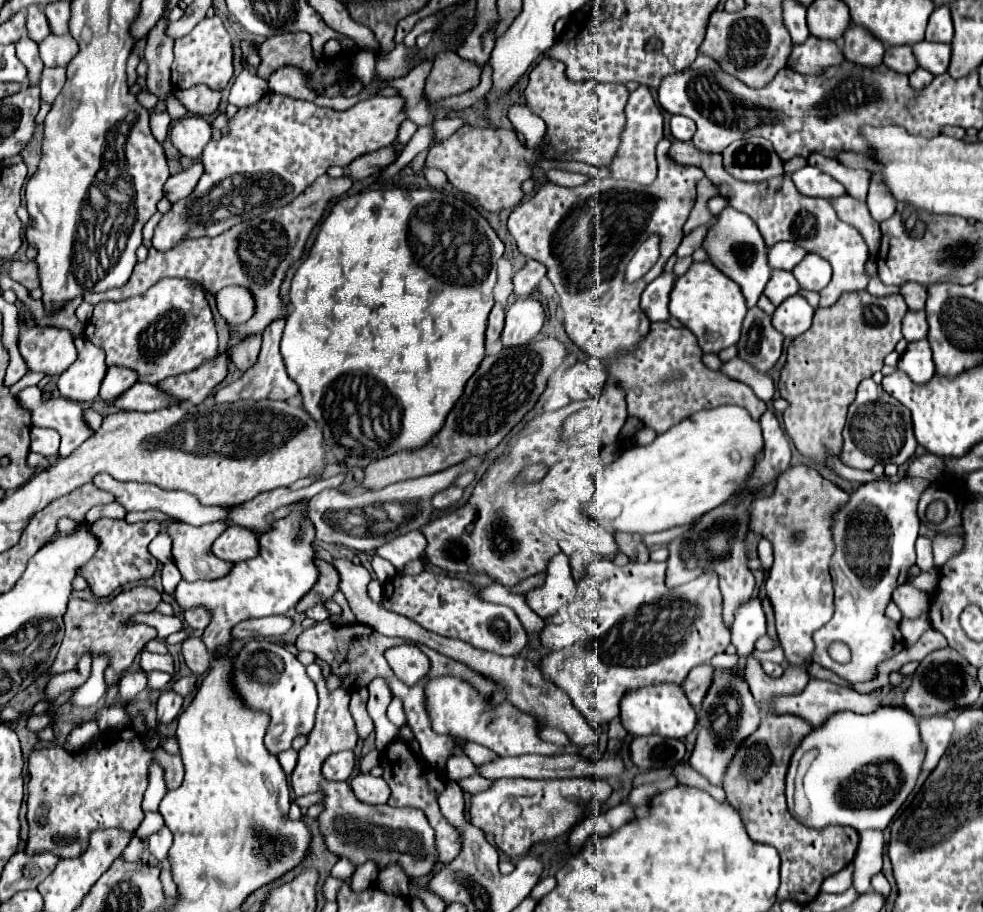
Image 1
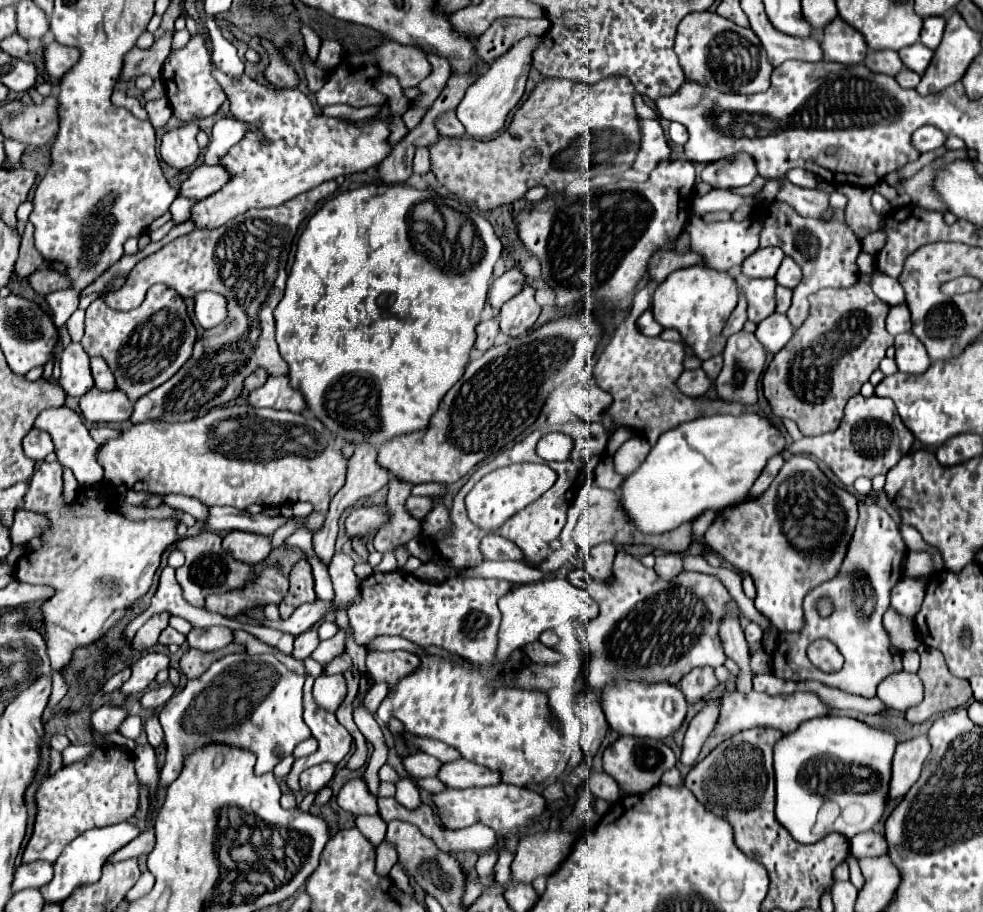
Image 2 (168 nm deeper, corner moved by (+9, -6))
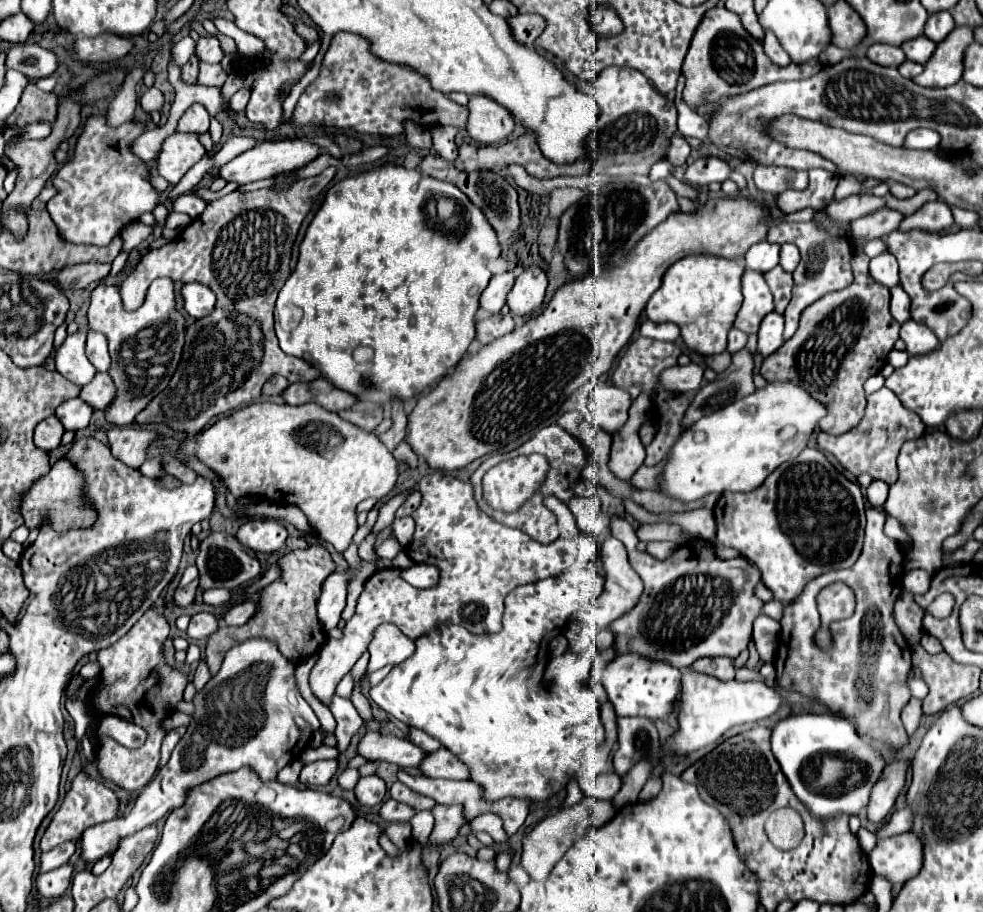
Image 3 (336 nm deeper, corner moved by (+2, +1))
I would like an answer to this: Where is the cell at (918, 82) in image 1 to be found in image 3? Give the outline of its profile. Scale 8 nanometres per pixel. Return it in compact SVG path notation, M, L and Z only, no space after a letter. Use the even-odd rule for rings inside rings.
M904 61L904 63L898 67L898 71L902 73L902 77L906 77L906 79L912 79L912 77L920 75L922 69L924 69L924 67L922 67L920 63L914 63L914 61Z

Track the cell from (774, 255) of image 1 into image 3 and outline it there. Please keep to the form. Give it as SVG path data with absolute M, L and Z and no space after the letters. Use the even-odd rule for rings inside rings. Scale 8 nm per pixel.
M760 241L752 245L746 253L746 269L766 273L778 265L778 257L780 257L780 245Z

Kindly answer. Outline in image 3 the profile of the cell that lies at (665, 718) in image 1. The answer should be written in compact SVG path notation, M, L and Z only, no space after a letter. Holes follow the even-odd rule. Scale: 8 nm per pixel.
M618 653L602 671L602 685L608 693L608 699L614 705L618 717L650 717L652 721L666 719L672 713L674 701L682 689L680 669L664 661L650 661L638 653Z

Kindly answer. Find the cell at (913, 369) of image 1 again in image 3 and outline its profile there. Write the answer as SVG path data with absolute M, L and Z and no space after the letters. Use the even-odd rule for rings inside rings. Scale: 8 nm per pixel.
M908 319L906 323L902 323L900 329L900 339L906 343L906 351L910 355L922 355L922 353L930 353L938 347L938 337L924 325L918 323L914 319Z

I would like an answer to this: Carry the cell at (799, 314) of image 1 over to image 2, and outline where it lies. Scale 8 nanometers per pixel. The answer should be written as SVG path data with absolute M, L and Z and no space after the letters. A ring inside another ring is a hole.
M771 314L769 318L765 318L763 322L757 324L755 336L761 344L765 344L765 348L769 352L779 352L795 334L795 326L789 322L787 314Z

